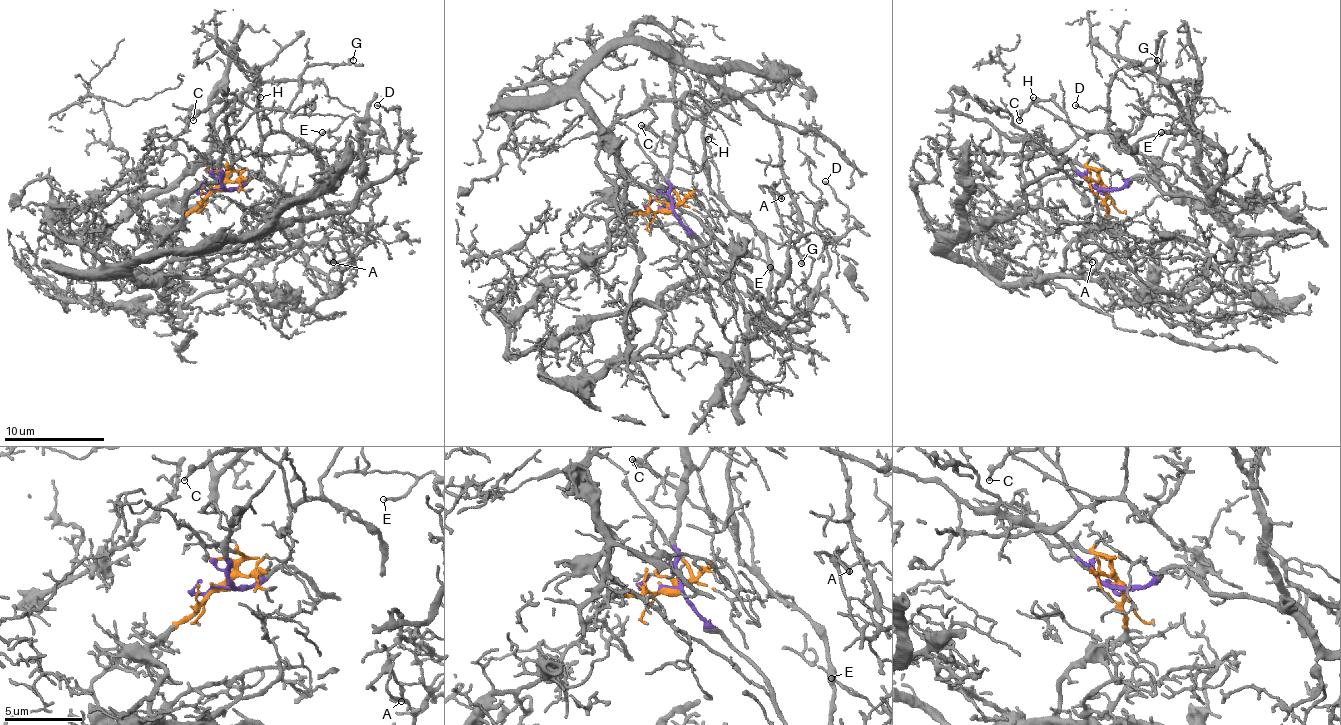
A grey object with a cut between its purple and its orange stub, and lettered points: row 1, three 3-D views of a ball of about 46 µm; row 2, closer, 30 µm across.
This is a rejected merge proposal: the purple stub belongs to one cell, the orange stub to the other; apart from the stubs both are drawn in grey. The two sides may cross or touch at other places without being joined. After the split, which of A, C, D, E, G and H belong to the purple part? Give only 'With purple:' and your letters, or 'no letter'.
With purple: A, C, D, E, G, H

